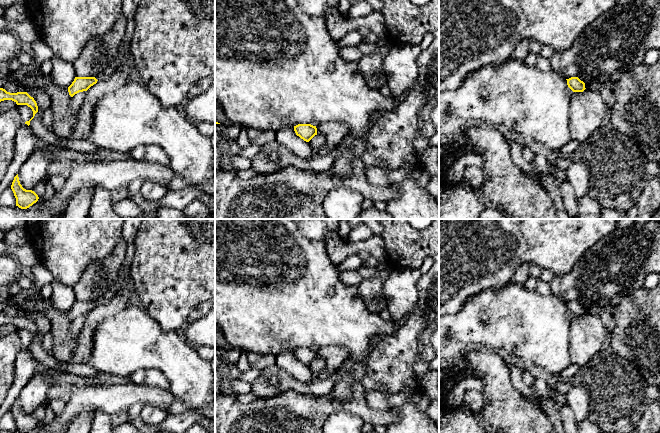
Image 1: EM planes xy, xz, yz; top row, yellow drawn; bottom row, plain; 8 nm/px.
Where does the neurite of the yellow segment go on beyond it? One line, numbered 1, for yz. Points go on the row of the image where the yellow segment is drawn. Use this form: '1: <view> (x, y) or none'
1: none

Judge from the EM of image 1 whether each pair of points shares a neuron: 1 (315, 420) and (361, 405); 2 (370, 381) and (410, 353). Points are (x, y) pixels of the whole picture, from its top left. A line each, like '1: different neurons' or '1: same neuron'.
1: same neuron
2: same neuron

